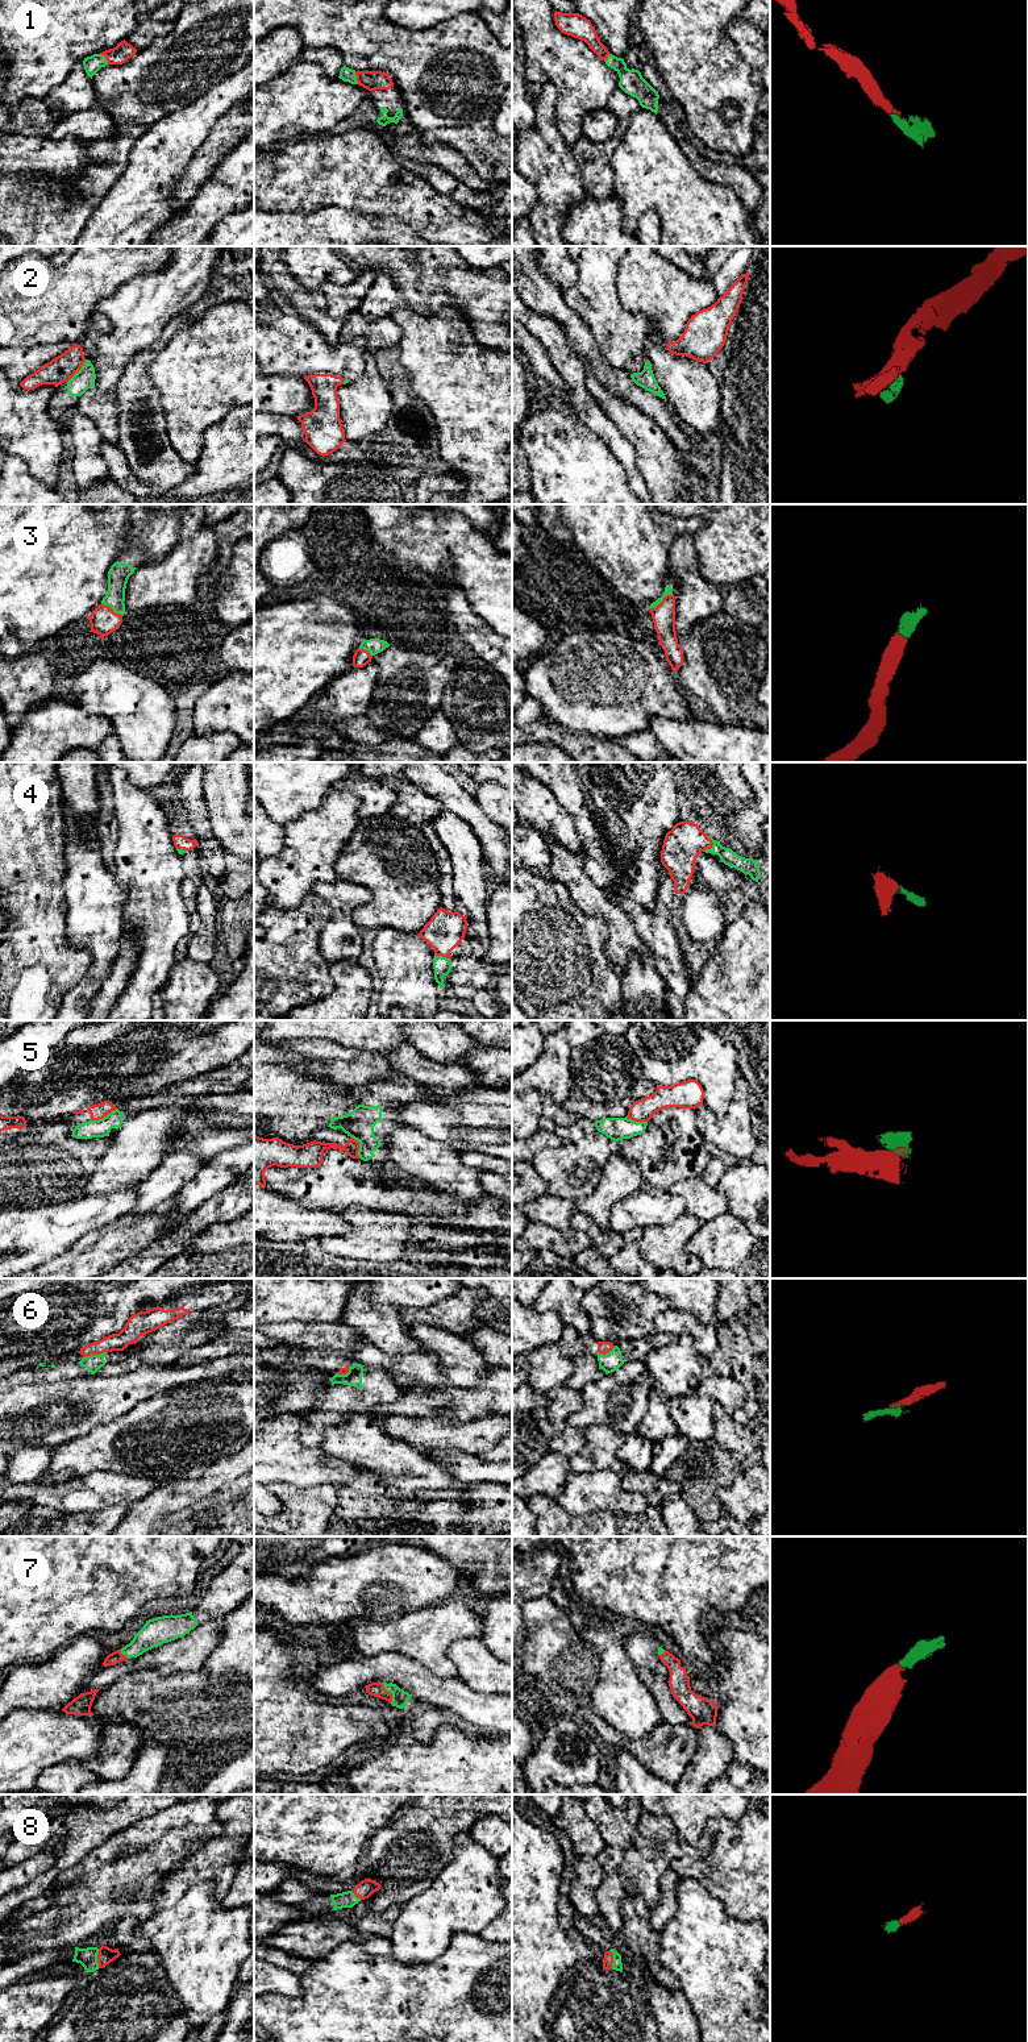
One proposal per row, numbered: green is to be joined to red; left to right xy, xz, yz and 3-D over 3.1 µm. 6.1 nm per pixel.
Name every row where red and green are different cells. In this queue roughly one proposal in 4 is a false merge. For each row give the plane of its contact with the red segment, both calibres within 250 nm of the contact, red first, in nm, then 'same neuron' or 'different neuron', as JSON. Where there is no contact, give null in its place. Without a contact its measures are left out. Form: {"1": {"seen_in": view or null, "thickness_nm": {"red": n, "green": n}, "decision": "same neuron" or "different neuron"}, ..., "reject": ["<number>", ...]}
{"1": {"seen_in": "xy", "thickness_nm": {"red": 110, "green": 100}, "decision": "same neuron"}, "2": {"seen_in": "xy", "thickness_nm": {"red": 160, "green": 120}, "decision": "same neuron"}, "3": {"seen_in": "xy", "thickness_nm": {"red": 170, "green": 130}, "decision": "same neuron"}, "4": {"seen_in": "yz", "thickness_nm": {"red": 220, "green": 100}, "decision": "same neuron"}, "5": {"seen_in": "xy", "thickness_nm": {"red": 100, "green": 110}, "decision": "different neuron"}, "6": {"seen_in": "xy", "thickness_nm": {"red": 120, "green": 100}, "decision": "different neuron"}, "7": {"seen_in": "xz", "thickness_nm": {"red": 90, "green": 100}, "decision": "same neuron"}, "8": {"seen_in": "xy", "thickness_nm": {"red": 100, "green": 110}, "decision": "same neuron"}, "reject": ["5", "6"]}

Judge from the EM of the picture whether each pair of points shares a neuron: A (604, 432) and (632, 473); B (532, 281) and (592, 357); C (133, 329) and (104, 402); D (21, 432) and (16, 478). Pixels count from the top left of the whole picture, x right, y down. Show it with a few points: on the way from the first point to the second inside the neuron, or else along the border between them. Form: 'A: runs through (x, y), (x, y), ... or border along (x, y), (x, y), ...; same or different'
A: runs through (615, 443), (624, 452), (628, 462); same
B: runs through (548, 299), (574, 325), (581, 339); same
C: border along (94, 385), (102, 390), (112, 390); different
D: border along (13, 454), (40, 481); different

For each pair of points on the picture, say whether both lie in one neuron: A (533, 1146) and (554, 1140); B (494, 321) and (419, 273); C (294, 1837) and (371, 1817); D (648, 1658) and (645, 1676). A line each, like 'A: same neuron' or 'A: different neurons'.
A: same neuron
B: same neuron
C: same neuron
D: different neurons

